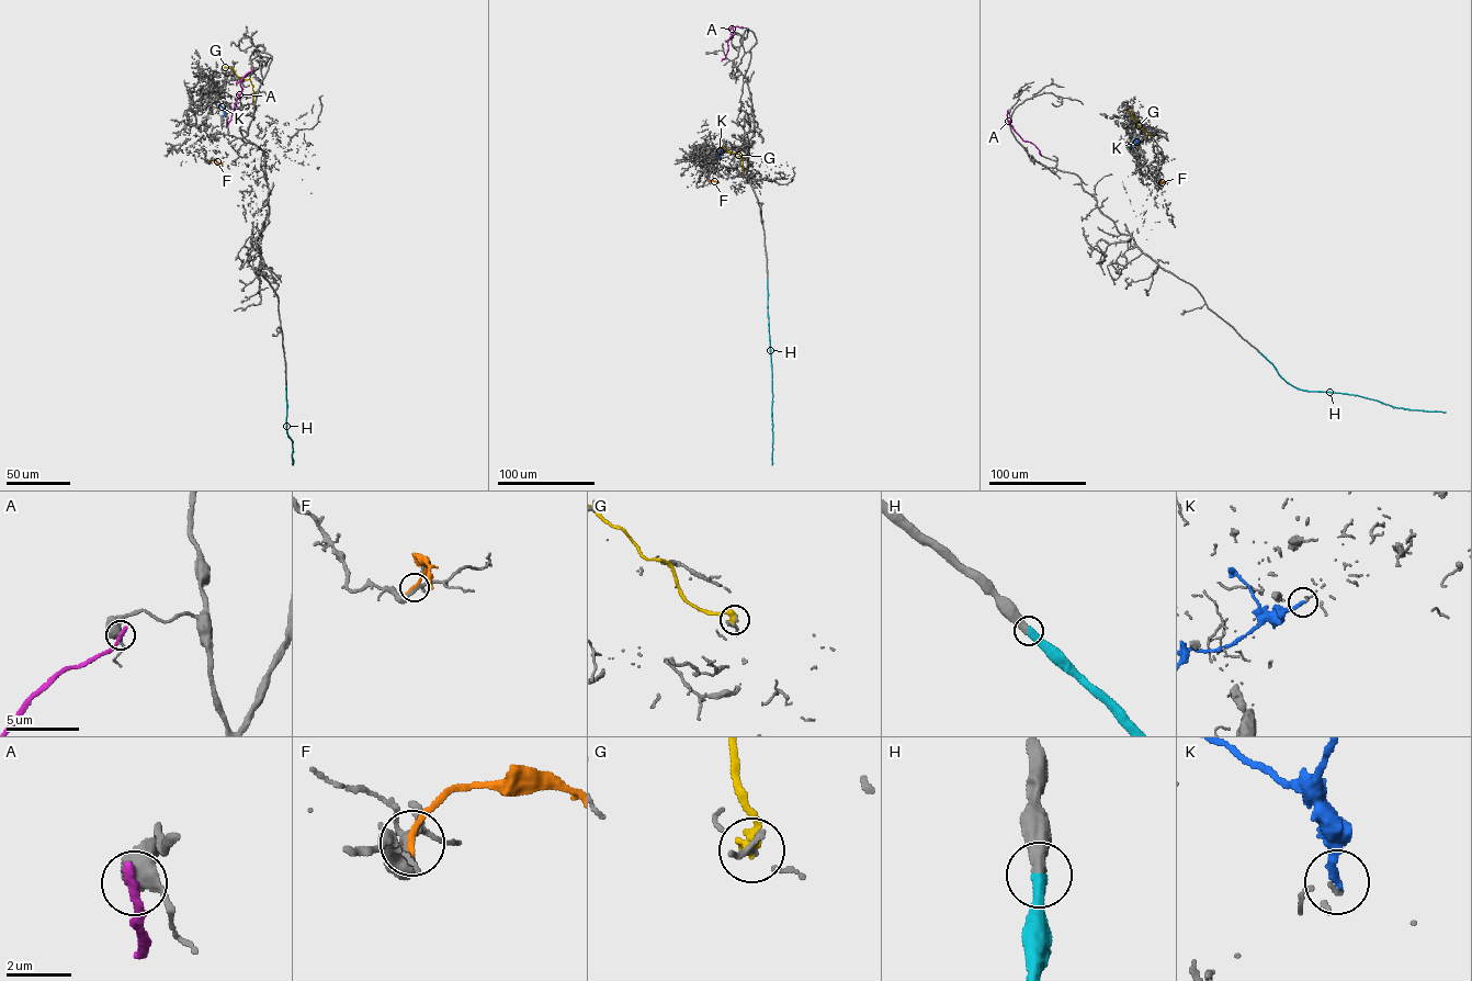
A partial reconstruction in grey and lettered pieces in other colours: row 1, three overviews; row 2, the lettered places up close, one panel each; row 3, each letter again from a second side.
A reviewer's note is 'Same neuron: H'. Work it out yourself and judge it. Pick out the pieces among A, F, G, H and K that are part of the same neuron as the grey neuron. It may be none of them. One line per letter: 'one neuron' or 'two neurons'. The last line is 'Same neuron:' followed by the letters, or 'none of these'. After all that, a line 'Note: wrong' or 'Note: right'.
A: two neurons
F: two neurons
G: two neurons
H: one neuron
K: two neurons
Same neuron: H
Note: right

